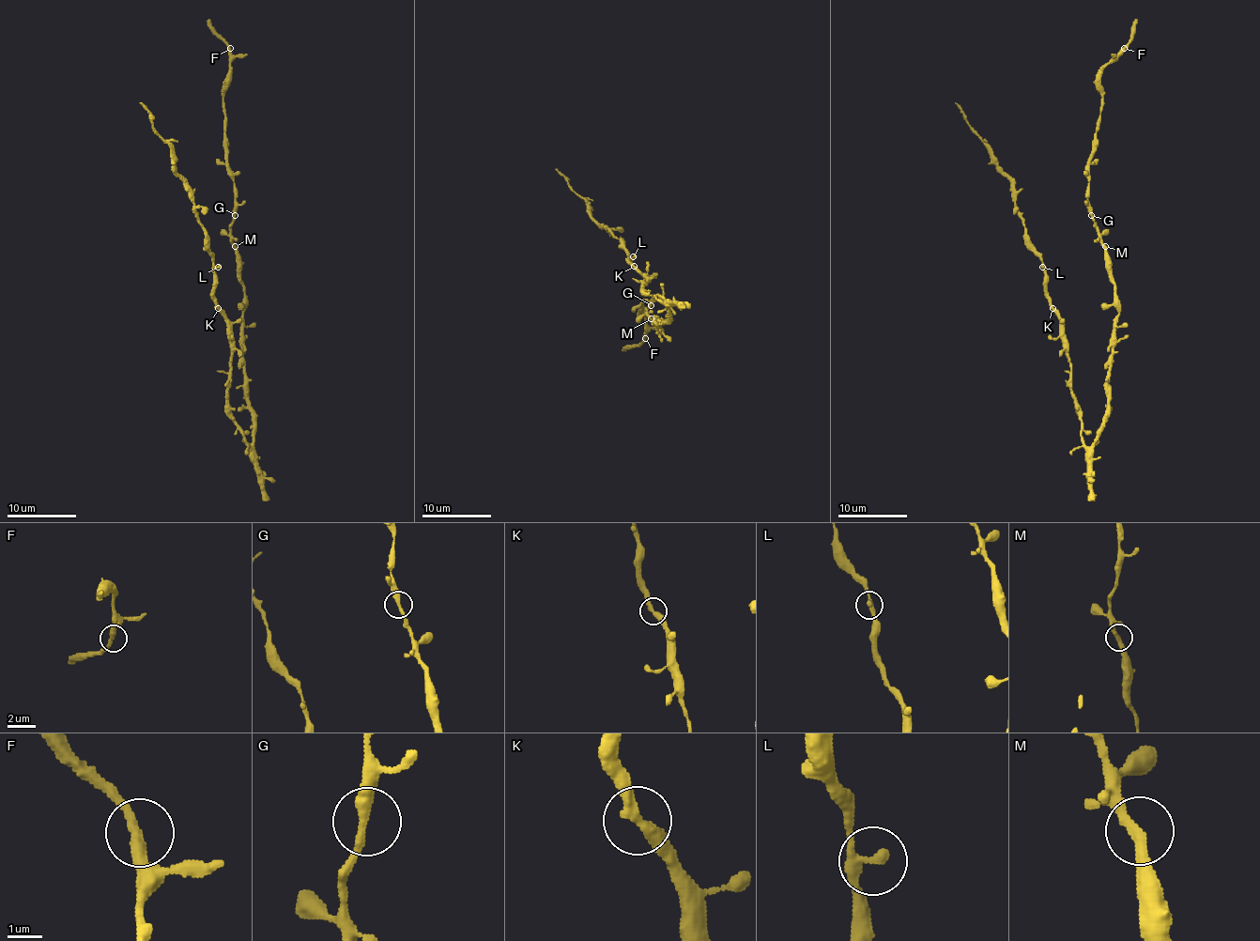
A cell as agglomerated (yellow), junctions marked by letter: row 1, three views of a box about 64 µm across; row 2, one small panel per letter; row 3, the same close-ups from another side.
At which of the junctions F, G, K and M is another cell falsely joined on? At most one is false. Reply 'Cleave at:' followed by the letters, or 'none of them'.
Cleave at: none of them

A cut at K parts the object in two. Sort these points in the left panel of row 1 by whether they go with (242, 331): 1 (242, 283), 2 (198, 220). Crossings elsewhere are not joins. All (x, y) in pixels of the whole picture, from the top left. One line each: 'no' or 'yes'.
1: yes
2: no

